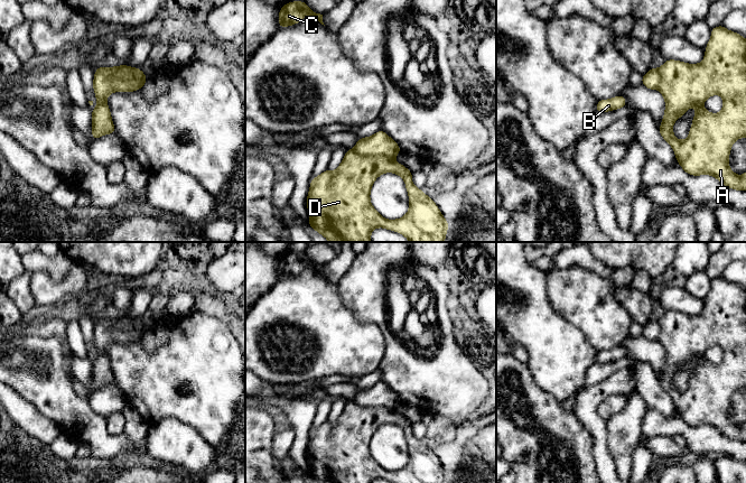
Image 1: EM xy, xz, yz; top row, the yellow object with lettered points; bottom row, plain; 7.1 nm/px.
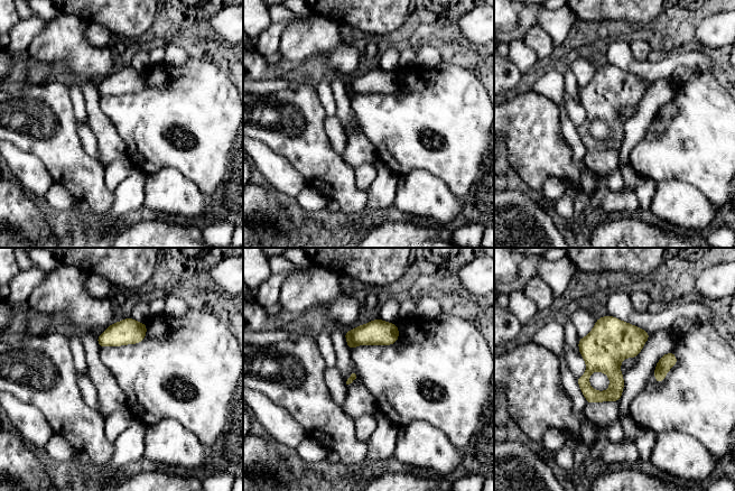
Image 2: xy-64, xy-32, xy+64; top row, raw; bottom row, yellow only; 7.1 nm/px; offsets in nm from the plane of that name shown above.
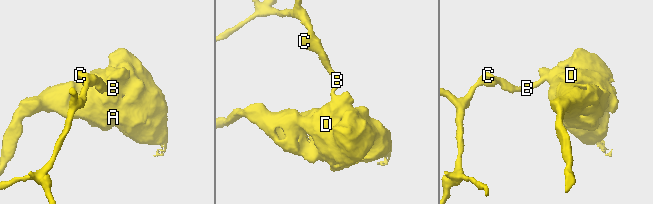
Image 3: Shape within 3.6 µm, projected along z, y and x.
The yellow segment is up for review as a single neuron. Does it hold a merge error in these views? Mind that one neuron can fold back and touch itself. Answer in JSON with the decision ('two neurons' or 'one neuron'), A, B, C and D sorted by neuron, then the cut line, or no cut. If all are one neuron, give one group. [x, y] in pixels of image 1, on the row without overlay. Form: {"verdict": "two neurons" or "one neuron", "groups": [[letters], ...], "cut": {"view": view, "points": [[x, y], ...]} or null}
{"verdict": "two neurons", "groups": [["A", "D"], ["B", "C"]], "cut": {"view": "xz", "points": [[352, 400], [360, 405], [385, 406], [392, 409]]}}

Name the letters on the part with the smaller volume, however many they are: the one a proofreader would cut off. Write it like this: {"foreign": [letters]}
{"foreign": ["B", "C"]}

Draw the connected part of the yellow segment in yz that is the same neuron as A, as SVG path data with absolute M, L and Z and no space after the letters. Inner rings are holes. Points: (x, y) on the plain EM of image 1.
M722 276L711 279L711 288L705 299L706 305L700 315L688 315L684 313L668 310L659 319L660 334L658 341L664 349L665 362L659 383L662 389L672 398L677 412L681 419L691 427L711 426L728 439L745 443L746 422L738 427L729 419L729 406L731 397L739 389L746 389L746 290L737 284L726 280ZM718 345L722 349L722 361L714 365L707 362L703 353ZM690 359L696 359L696 366L692 370L691 380L686 391L678 391L673 386L673 374L681 369Z

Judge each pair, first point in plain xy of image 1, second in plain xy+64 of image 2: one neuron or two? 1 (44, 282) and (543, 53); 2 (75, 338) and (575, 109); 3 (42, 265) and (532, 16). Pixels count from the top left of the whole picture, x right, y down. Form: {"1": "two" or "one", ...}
{"1": "one", "2": "two", "3": "two"}

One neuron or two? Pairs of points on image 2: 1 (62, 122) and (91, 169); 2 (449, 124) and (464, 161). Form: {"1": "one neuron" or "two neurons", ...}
{"1": "one neuron", "2": "one neuron"}

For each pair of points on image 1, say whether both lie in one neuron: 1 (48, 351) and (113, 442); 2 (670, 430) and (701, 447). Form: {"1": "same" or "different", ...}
{"1": "same", "2": "same"}

